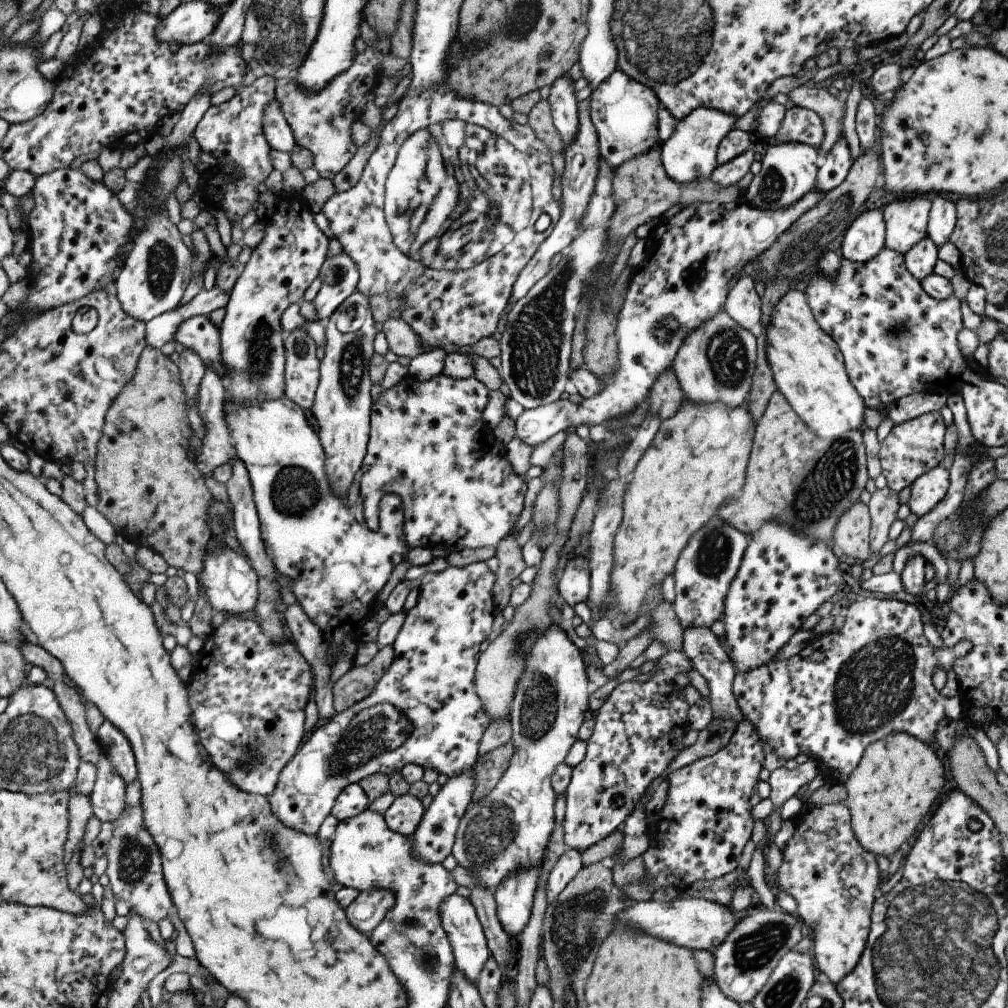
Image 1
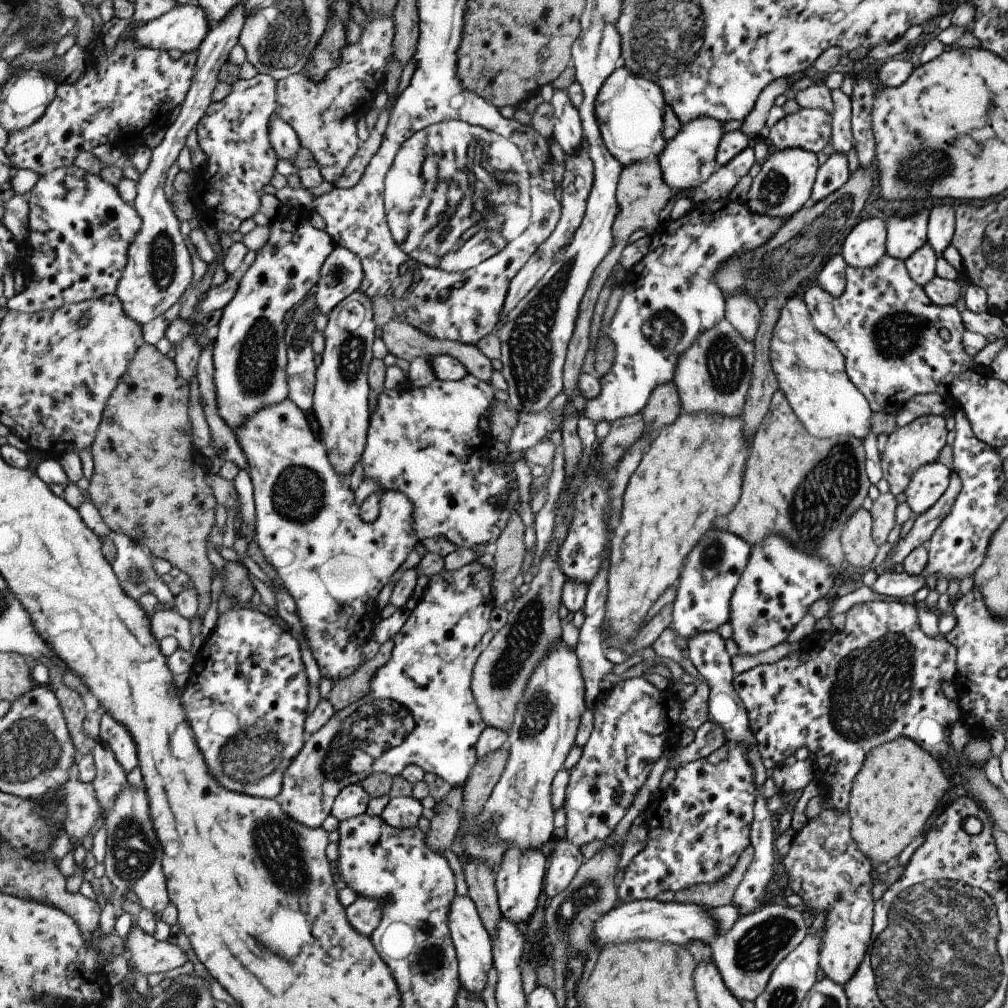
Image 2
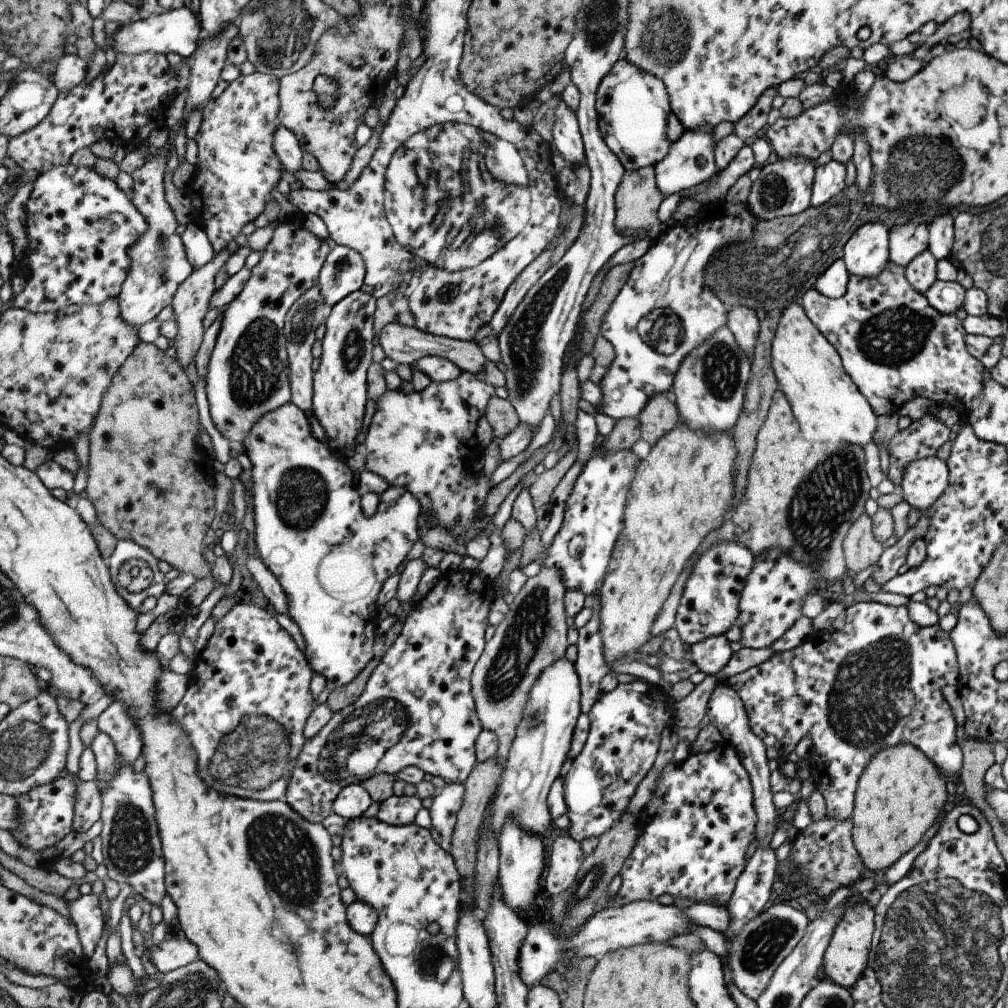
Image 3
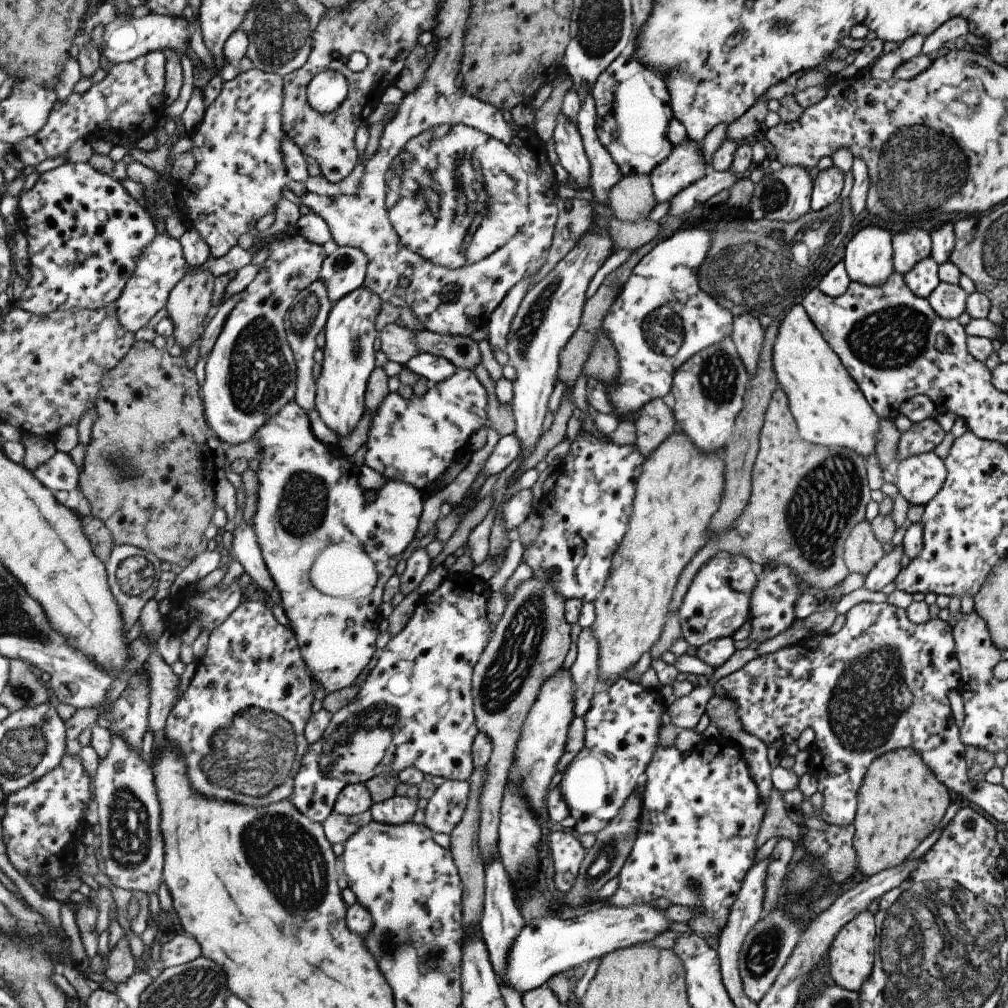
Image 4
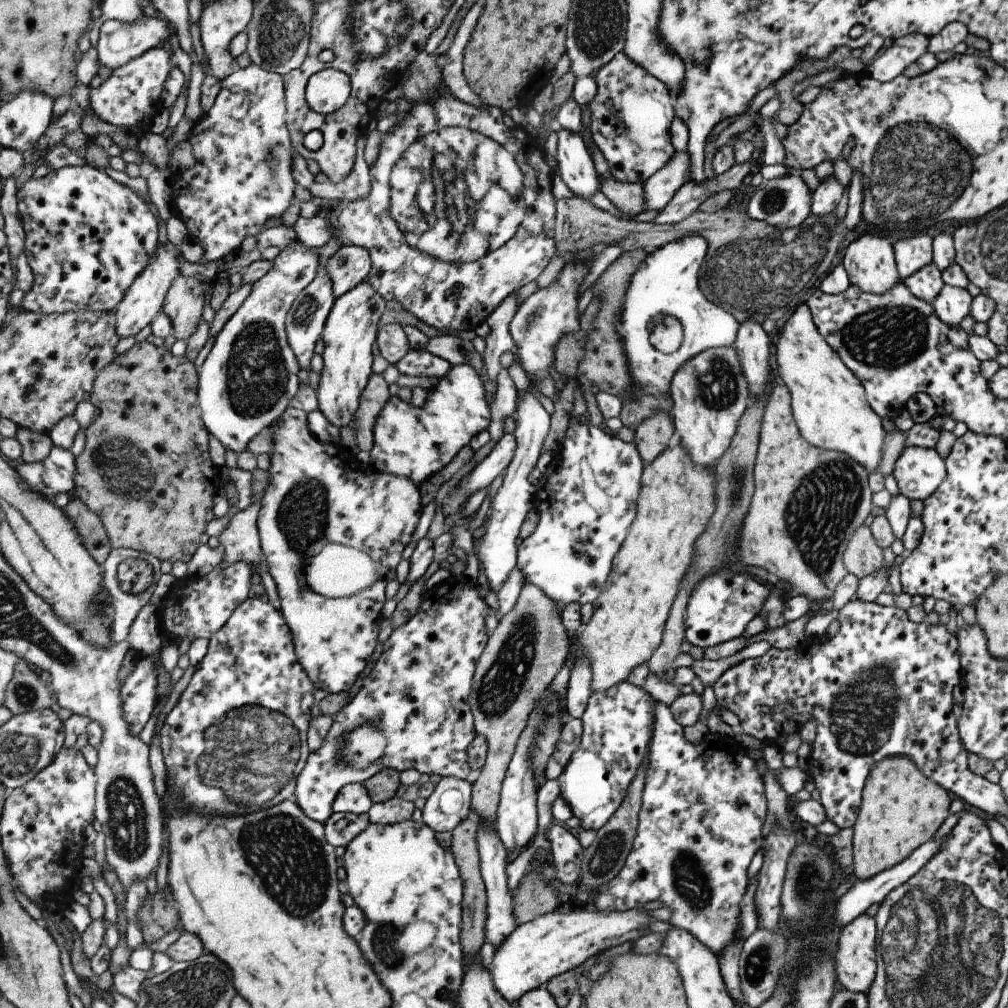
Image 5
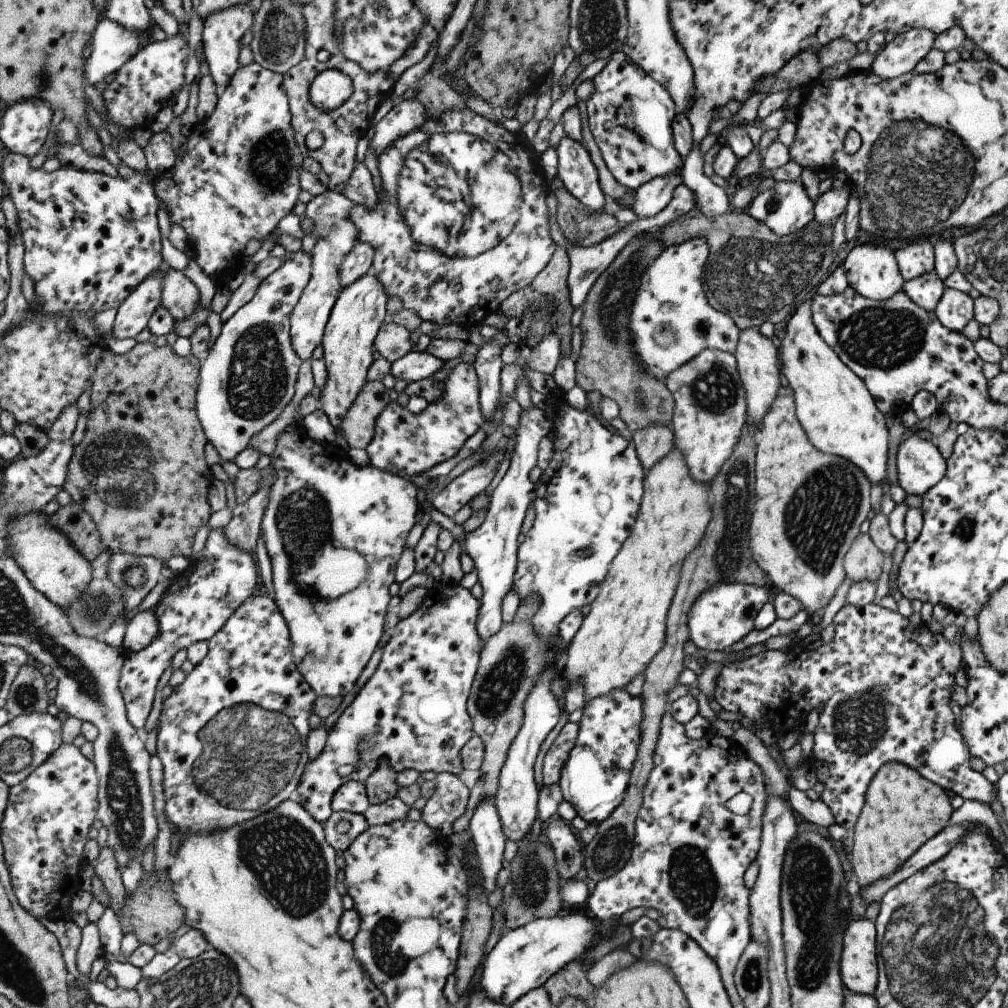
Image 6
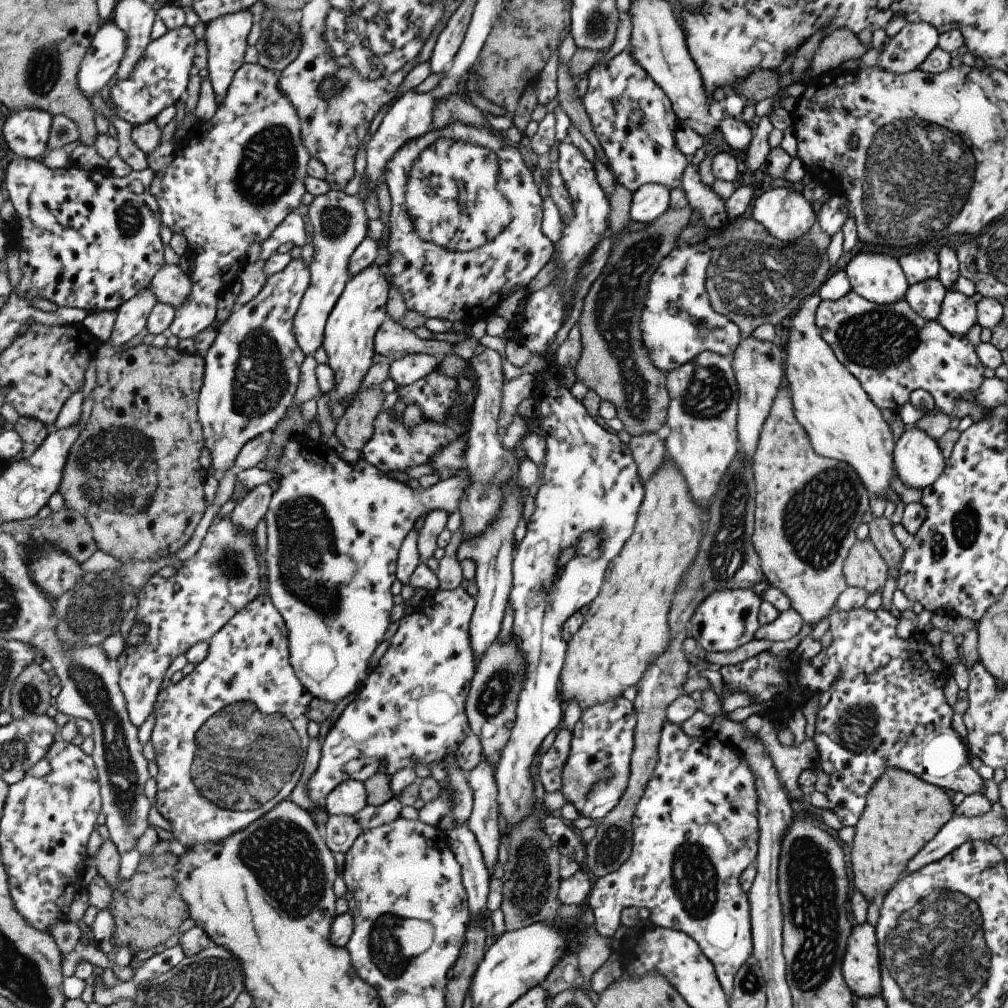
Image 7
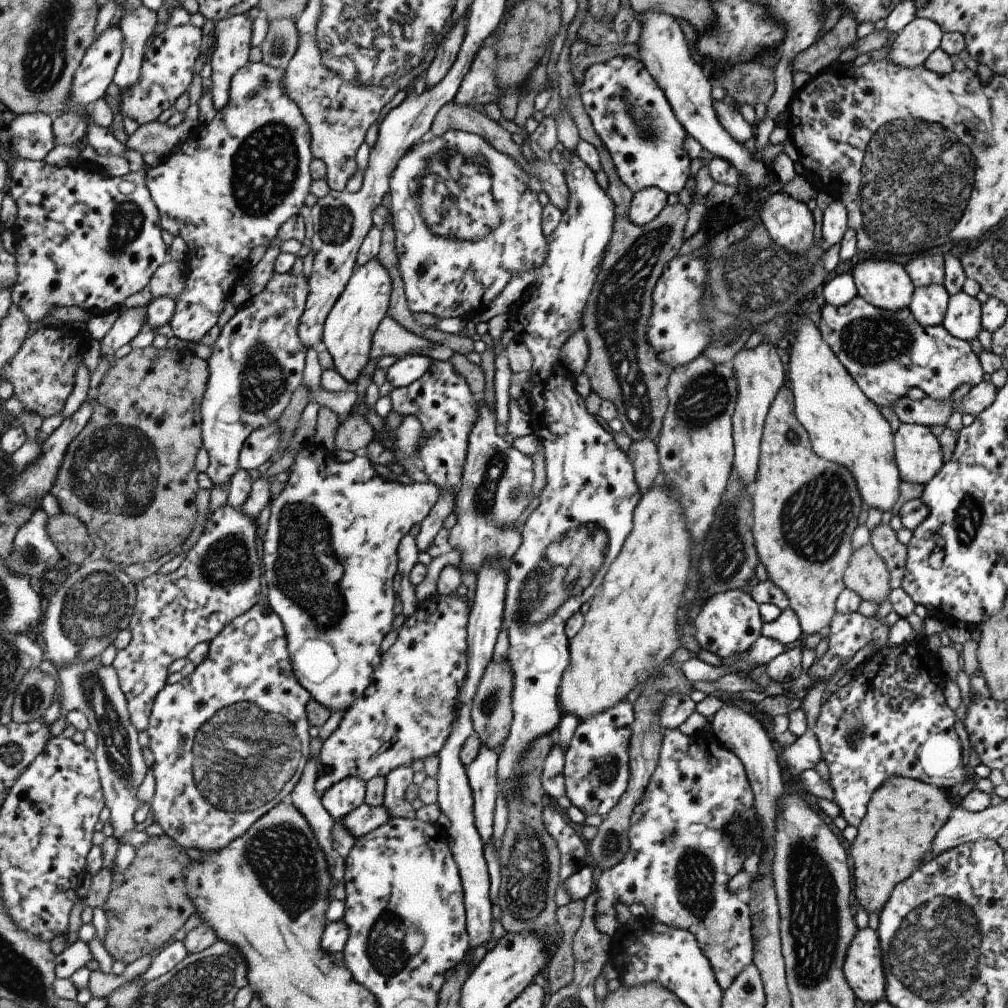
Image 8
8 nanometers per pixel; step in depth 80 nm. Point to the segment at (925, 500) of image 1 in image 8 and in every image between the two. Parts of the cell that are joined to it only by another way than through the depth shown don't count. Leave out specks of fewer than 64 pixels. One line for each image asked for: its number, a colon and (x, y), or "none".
2: (927, 483)
3: (924, 480)
4: (918, 478)
5: (917, 471)
6: (919, 466)
7: (917, 460)
8: (917, 454)

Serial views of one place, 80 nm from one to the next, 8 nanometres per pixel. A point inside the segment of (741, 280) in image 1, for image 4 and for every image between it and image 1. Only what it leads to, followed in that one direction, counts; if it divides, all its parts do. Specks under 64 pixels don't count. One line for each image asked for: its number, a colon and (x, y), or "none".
2: (740, 309)
3: (742, 322)
4: (746, 333)

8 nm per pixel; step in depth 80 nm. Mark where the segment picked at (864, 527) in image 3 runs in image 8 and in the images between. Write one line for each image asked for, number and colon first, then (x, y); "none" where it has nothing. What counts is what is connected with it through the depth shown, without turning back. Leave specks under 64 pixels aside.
4: (861, 551)
5: (862, 556)
6: (862, 561)
7: (863, 567)
8: (866, 574)

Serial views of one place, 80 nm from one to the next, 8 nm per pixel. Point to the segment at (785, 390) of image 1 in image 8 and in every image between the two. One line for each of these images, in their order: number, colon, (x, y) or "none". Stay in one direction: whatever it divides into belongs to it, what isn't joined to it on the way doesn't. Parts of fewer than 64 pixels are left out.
2: (809, 370)
3: (828, 407)
4: (828, 408)
5: (828, 404)
6: (834, 408)
7: (841, 422)
8: (845, 427)

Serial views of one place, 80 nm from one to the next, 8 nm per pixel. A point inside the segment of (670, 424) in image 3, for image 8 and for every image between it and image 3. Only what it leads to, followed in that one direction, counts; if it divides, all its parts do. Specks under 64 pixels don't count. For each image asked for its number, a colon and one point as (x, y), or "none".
4: (654, 422)
5: (650, 437)
6: (652, 442)
7: (647, 450)
8: (643, 455)

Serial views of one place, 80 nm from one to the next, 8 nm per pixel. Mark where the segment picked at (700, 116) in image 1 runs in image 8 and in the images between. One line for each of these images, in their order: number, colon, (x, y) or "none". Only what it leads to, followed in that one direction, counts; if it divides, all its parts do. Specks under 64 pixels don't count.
2: (688, 159)
3: (689, 161)
4: (684, 165)
5: (659, 187)
6: (650, 197)
7: (646, 203)
8: (643, 205)

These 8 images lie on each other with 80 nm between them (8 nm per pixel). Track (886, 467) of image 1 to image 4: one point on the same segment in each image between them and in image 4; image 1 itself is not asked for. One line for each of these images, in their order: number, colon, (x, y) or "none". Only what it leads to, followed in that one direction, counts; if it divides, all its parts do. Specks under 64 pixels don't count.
2: (907, 448)
3: (922, 438)
4: (921, 437)

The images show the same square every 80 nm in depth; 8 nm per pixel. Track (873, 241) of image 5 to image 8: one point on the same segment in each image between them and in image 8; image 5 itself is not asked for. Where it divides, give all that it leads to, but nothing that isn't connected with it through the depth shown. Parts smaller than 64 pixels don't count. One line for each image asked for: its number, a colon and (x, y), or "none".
6: (871, 271)
7: (878, 278)
8: (884, 284)

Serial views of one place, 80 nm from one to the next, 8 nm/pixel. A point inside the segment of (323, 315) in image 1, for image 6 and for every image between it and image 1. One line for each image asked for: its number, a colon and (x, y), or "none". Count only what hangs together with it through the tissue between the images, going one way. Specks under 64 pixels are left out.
2: (342, 275)
3: (344, 273)
4: (344, 271)
5: (350, 265)
6: (359, 262)

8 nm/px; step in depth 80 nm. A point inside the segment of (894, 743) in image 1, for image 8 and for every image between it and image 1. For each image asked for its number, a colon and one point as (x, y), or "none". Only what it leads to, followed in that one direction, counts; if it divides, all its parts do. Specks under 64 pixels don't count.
2: (898, 785)
3: (899, 793)
4: (899, 801)
5: (900, 808)
6: (901, 810)
7: (901, 813)
8: (902, 815)

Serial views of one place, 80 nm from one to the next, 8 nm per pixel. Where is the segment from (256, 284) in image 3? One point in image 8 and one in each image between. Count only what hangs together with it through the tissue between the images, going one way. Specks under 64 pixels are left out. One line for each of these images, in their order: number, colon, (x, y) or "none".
4: (251, 374)
5: (246, 382)
6: (248, 377)
7: (253, 366)
8: (256, 366)

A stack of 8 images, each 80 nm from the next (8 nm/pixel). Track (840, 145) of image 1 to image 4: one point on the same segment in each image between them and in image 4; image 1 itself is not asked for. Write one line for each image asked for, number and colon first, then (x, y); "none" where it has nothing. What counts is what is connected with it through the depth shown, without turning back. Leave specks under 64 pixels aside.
2: (832, 174)
3: (828, 179)
4: (826, 185)

